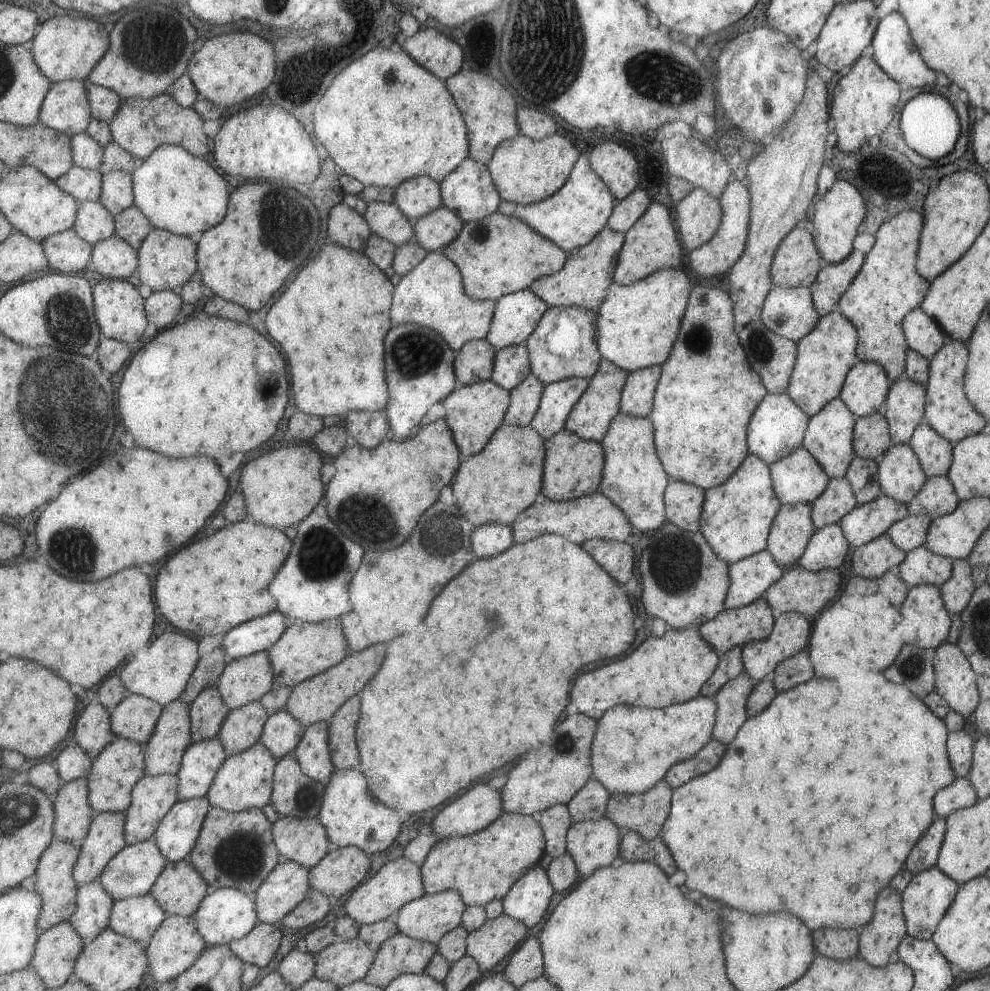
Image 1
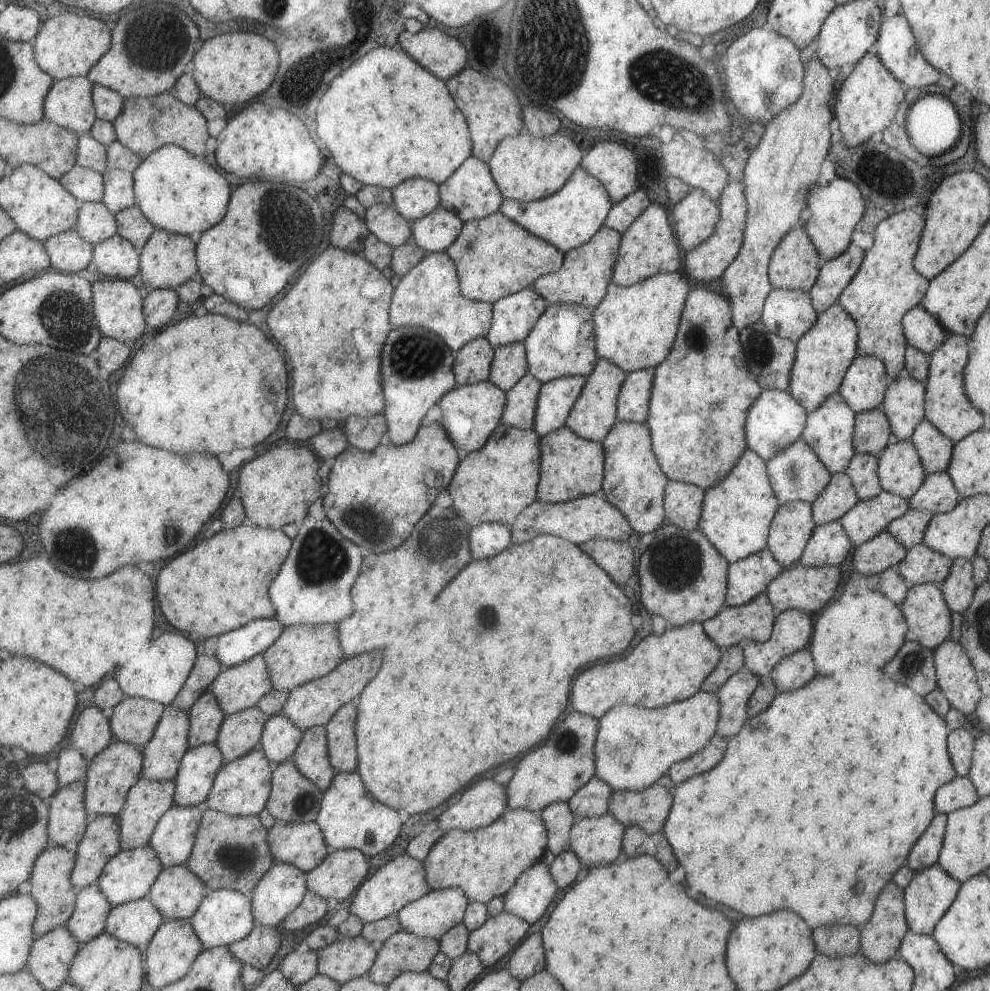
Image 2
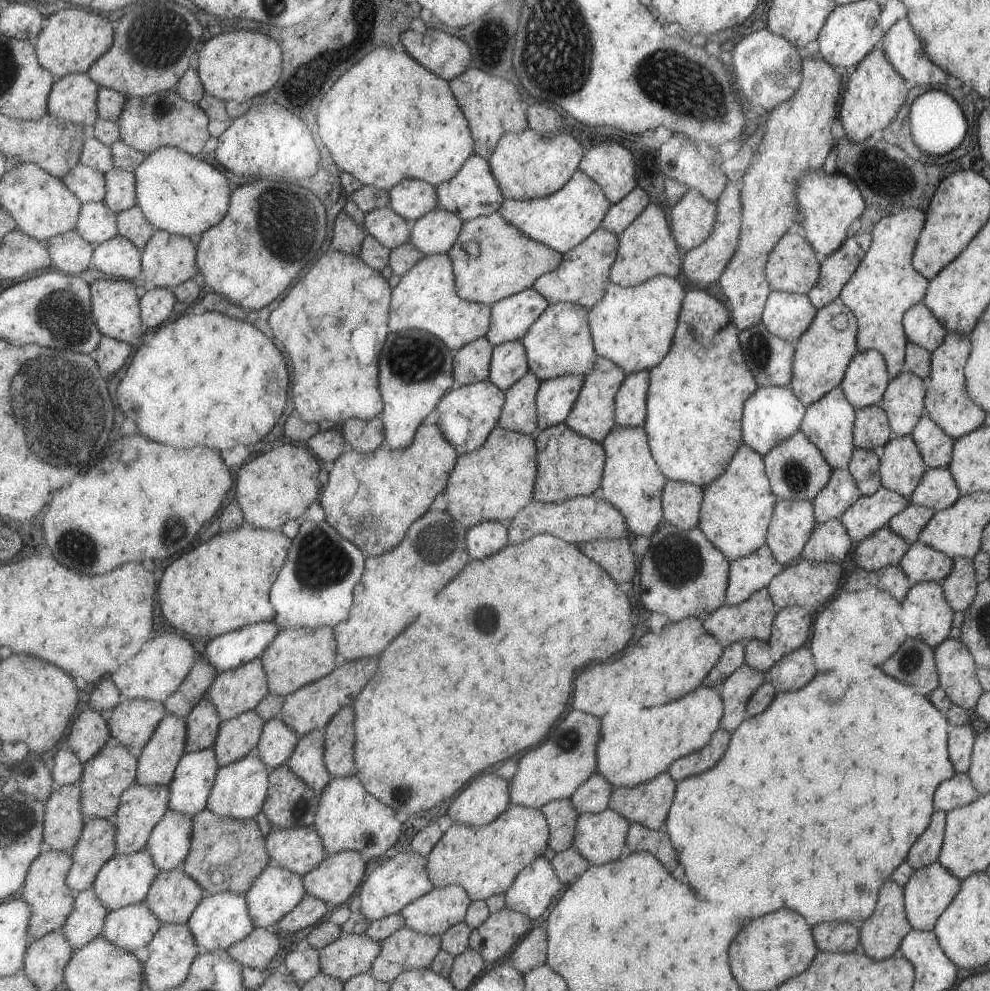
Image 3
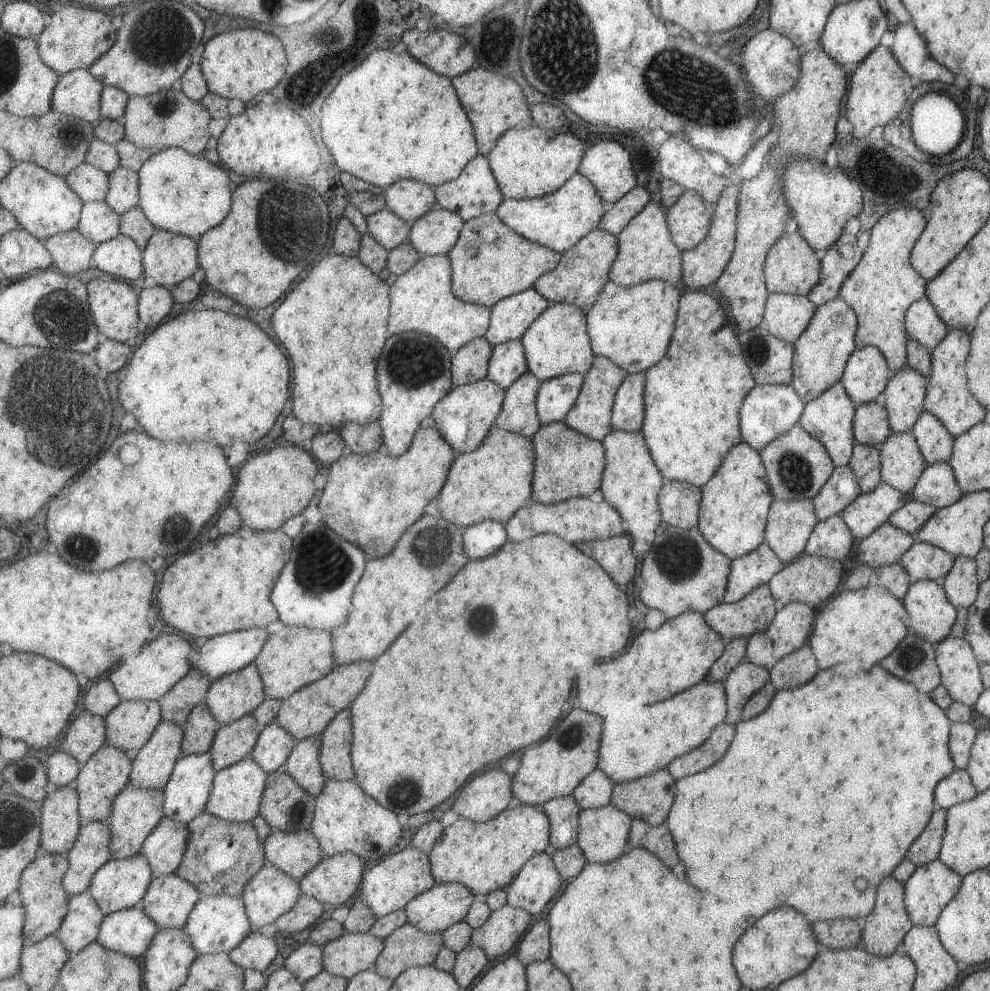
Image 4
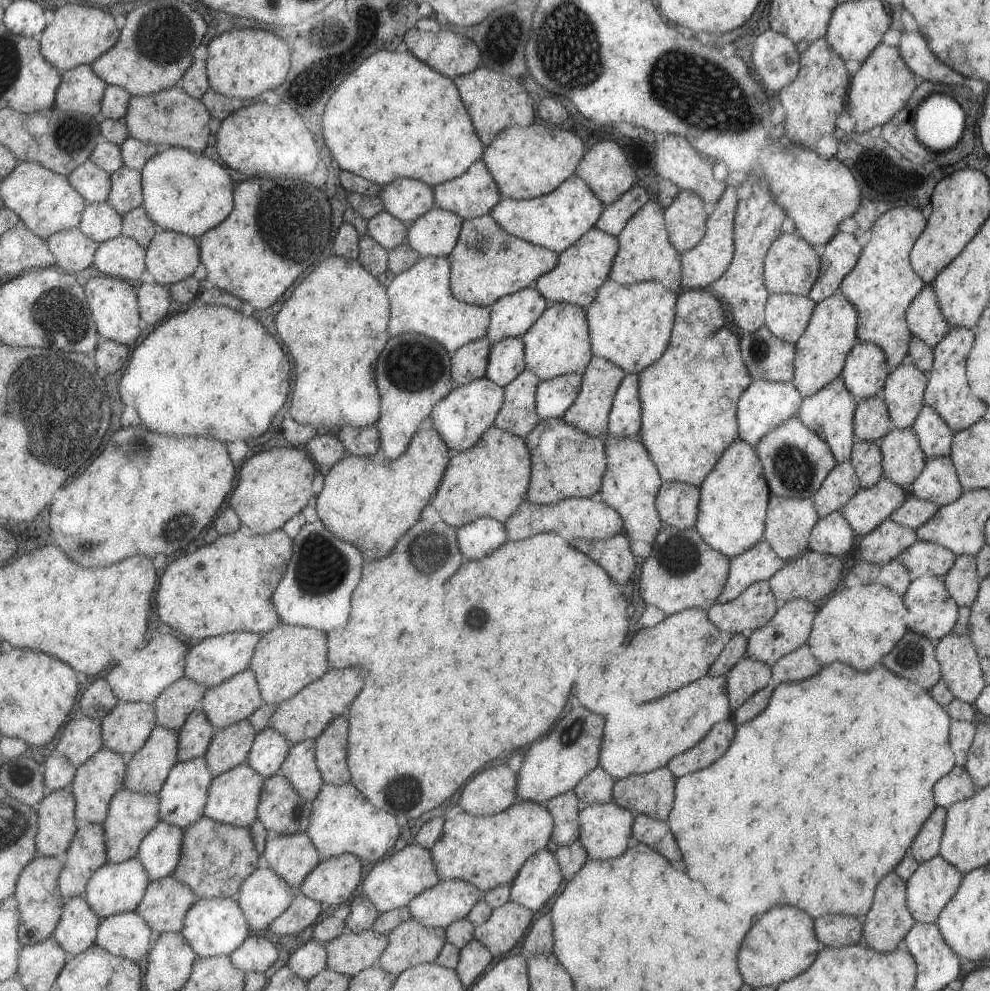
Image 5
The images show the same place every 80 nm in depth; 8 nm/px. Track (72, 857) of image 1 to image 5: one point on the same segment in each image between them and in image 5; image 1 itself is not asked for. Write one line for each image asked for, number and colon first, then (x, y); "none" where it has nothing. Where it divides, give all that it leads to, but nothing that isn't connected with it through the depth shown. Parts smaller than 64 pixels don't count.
2: (52, 887)
3: (46, 889)
4: (42, 892)
5: (40, 900)

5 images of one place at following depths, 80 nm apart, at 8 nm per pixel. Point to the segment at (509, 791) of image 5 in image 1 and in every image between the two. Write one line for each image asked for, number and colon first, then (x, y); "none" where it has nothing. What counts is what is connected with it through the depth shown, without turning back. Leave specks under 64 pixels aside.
1: (474, 811)
2: (482, 803)
3: (482, 801)
4: (485, 796)

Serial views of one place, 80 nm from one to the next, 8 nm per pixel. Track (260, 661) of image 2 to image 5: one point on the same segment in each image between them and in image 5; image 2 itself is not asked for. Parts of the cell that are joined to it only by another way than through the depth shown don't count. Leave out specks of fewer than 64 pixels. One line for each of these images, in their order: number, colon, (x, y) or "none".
3: (234, 692)
4: (231, 697)
5: (236, 699)

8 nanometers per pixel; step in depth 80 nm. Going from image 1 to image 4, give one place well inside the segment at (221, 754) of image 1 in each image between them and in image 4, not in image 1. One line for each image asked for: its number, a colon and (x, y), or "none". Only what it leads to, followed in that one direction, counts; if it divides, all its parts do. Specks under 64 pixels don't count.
2: (200, 766)
3: (195, 778)
4: (187, 794)

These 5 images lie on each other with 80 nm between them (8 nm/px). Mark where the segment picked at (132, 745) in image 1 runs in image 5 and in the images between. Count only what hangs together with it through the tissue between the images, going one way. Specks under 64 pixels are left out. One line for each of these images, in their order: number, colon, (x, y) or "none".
2: (111, 775)
3: (107, 776)
4: (107, 773)
5: (101, 778)

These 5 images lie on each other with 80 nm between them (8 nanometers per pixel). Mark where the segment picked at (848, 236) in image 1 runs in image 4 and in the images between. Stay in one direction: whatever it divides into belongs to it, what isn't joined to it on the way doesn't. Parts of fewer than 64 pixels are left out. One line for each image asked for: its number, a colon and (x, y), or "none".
2: (832, 210)
3: (827, 204)
4: (821, 200)

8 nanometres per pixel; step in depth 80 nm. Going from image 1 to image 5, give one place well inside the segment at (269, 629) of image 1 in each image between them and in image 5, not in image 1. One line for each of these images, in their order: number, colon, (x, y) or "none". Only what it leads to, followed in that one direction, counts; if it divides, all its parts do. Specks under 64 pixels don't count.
2: (239, 645)
3: (231, 650)
4: (224, 654)
5: (214, 660)

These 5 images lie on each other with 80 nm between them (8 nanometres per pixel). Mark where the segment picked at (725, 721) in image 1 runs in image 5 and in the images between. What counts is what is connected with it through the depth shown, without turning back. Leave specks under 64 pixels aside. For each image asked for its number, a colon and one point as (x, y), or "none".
2: (733, 696)
3: (734, 691)
4: (746, 678)
5: (748, 676)

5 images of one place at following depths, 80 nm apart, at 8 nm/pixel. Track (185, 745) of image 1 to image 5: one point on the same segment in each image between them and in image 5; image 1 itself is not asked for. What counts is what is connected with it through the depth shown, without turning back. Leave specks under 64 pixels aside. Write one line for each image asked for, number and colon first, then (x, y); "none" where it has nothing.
2: (163, 756)
3: (158, 762)
4: (153, 767)
5: (148, 770)

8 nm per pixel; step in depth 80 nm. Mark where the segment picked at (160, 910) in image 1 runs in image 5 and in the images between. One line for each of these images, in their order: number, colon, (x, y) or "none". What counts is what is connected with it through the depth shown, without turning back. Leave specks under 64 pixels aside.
2: (137, 921)
3: (132, 927)
4: (131, 931)
5: (128, 935)

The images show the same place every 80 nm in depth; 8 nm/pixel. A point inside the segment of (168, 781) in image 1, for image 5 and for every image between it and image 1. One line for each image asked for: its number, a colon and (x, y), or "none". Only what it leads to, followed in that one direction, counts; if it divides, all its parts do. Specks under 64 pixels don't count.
2: (147, 802)
3: (143, 806)
4: (137, 812)
5: (133, 815)

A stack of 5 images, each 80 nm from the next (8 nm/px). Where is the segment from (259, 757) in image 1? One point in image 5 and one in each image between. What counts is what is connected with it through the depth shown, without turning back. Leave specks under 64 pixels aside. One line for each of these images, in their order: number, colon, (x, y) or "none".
2: (243, 787)
3: (241, 789)
4: (238, 792)
5: (235, 796)

